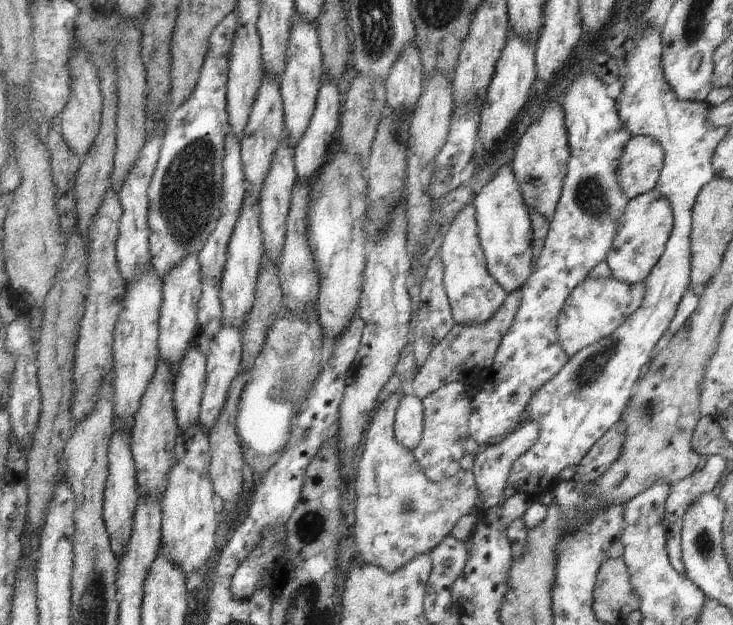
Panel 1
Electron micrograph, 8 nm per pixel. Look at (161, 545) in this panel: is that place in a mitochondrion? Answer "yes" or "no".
no

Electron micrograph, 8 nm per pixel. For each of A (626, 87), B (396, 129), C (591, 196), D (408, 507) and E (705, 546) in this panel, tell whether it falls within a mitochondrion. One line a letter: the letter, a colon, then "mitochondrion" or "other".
A: other
B: mitochondrion
C: mitochondrion
D: mitochondrion
E: mitochondrion

